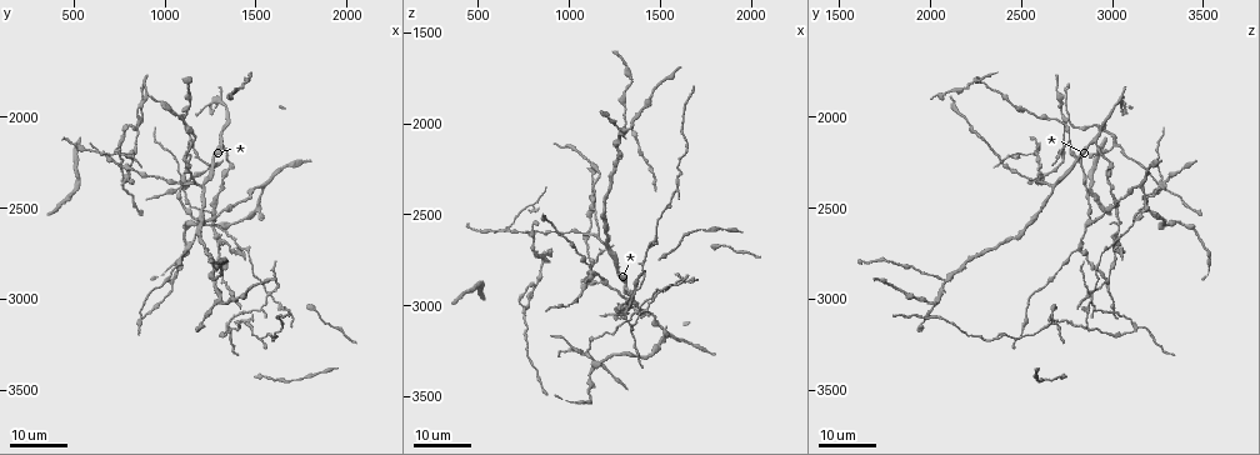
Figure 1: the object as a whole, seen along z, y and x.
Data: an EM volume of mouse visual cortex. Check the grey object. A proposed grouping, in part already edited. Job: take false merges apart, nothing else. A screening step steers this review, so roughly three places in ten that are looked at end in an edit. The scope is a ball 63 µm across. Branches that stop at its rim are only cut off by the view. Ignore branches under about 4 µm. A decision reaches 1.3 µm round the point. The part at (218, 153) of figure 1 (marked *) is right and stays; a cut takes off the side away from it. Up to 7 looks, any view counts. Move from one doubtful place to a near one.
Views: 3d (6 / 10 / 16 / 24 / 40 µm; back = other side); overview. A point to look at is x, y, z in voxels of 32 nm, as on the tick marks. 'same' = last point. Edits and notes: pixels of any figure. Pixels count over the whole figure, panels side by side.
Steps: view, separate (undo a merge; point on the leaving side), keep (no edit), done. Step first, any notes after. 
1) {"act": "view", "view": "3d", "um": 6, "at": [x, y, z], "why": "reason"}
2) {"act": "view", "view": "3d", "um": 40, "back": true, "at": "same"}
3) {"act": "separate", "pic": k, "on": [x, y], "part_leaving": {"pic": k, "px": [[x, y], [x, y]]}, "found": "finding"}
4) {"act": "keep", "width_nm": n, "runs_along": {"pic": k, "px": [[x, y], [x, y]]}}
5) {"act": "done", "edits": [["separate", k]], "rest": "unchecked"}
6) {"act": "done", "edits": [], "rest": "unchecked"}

{"act": "view", "view": "3d", "um": 24, "at": [1140, 2120, 2760], "why": "three-way junction"}

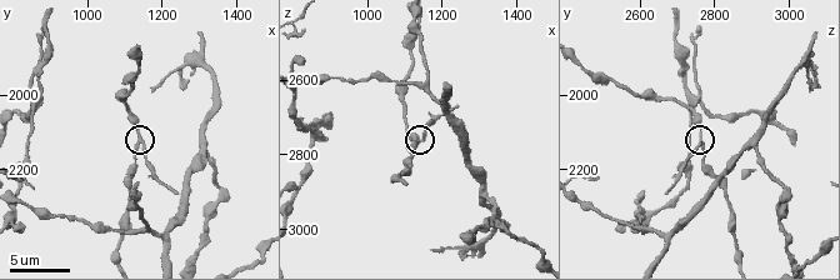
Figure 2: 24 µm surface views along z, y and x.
{"act": "view", "view": "3d", "um": 6, "at": [1140, 2120, 2770]}

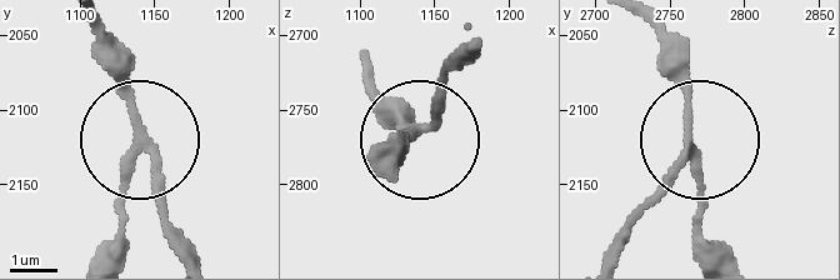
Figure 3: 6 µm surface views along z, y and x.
{"act": "separate", "pic": 3, "on": [164, 205], "side_arm_um": 7, "part_leaving": {"pic": 3, "px": [[143, 140], [186, 256]]}, "found": "two cells meet here"}

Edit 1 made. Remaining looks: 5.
{"act": "view", "view": "3d", "um": 24, "at": [660, 2180, 2580], "why": "a fork"}

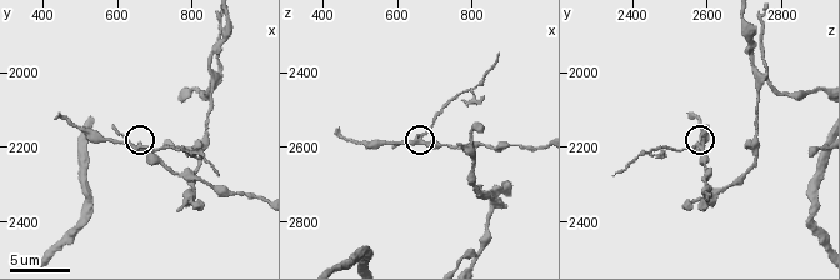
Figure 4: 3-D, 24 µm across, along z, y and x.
{"act": "view", "view": "3d", "um": 10, "at": [670, 2190, 2570]}

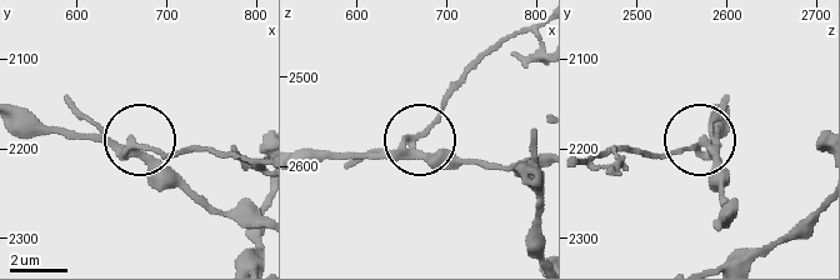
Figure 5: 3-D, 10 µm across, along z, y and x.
{"act": "keep", "runs_along": {"pic": 5, "px": [[254, 225], [196, 204], [133, 141], [70, 140]]}, "found": "one cell here"}

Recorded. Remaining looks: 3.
{"act": "view", "view": "3d", "um": 16, "at": [1120, 2360, 3260], "why": "four or more arms meet"}

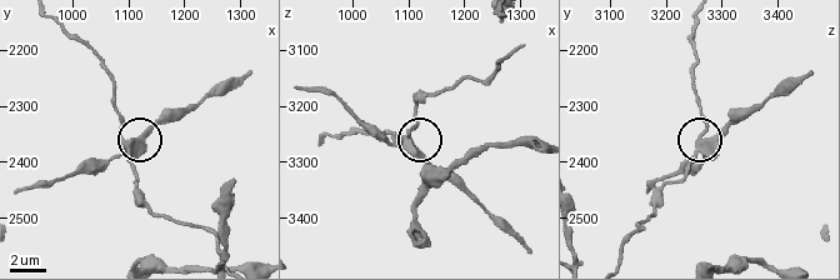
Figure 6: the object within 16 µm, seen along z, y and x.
{"act": "view", "view": "3d", "um": 10, "at": [1100, 2365, 3275]}

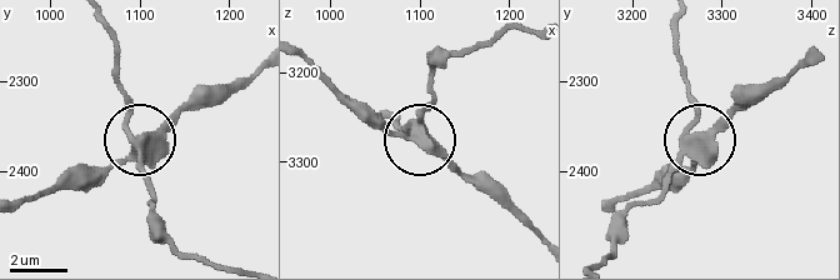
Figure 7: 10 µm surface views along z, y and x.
{"act": "separate", "pic": 7, "on": [133, 103], "found": "two cells meet here"}

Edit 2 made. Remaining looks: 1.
{"act": "done", "edits": [["separate", 3], ["separate", 7]], "rest": "unchecked"}

